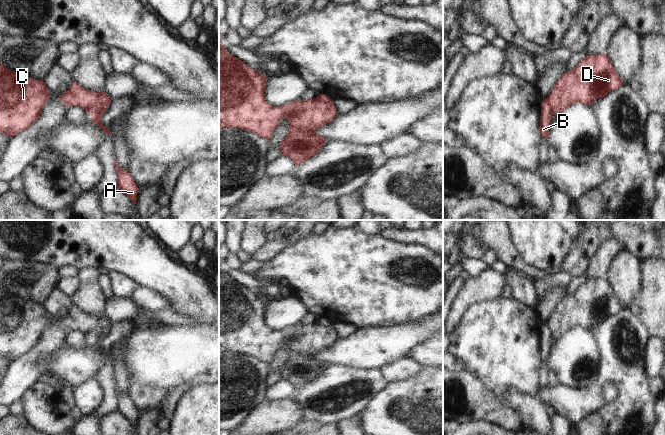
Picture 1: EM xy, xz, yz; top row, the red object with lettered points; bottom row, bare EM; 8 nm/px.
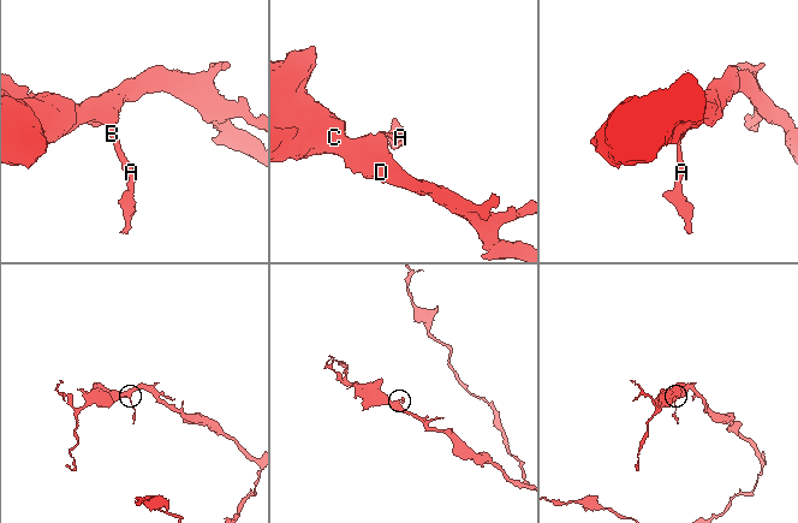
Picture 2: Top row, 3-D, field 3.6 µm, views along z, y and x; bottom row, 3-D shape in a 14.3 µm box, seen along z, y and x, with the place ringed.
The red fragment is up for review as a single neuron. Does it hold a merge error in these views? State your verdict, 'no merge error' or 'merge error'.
merge error

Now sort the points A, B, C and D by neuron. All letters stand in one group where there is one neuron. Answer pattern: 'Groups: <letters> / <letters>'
Groups: A B / C D.

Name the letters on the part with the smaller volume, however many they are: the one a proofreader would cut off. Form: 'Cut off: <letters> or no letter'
Cut off: A, B

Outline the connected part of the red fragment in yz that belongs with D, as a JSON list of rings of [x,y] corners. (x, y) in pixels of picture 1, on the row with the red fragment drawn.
[[[607,54],[585,56],[571,71],[564,73],[546,98],[551,105],[551,113],[558,116],[576,102],[590,105],[598,98],[605,97],[623,84]]]

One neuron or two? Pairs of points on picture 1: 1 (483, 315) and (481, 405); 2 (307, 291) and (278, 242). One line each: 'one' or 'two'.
1: two
2: two

